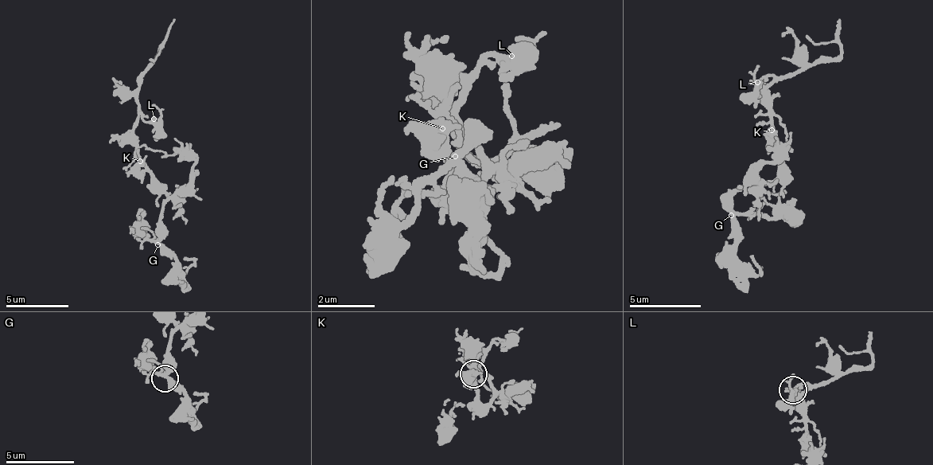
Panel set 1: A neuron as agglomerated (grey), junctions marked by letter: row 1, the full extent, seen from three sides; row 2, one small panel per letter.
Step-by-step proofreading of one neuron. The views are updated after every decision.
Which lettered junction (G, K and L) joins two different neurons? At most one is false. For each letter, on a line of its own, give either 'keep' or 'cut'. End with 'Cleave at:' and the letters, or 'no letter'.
G: keep
K: keep
L: keep
Cleave at: no letter

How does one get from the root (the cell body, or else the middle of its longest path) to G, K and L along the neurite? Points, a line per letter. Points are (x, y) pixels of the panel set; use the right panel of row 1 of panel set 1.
G: (772, 143), (780, 159), (777, 173), (761, 183), (750, 182), (733, 195), (733, 214), (731, 215)
K: (772, 143), (776, 141), (776, 134), (772, 131)
L: (772, 143), (770, 138), (767, 83), (773, 80), (768, 76), (757, 82)

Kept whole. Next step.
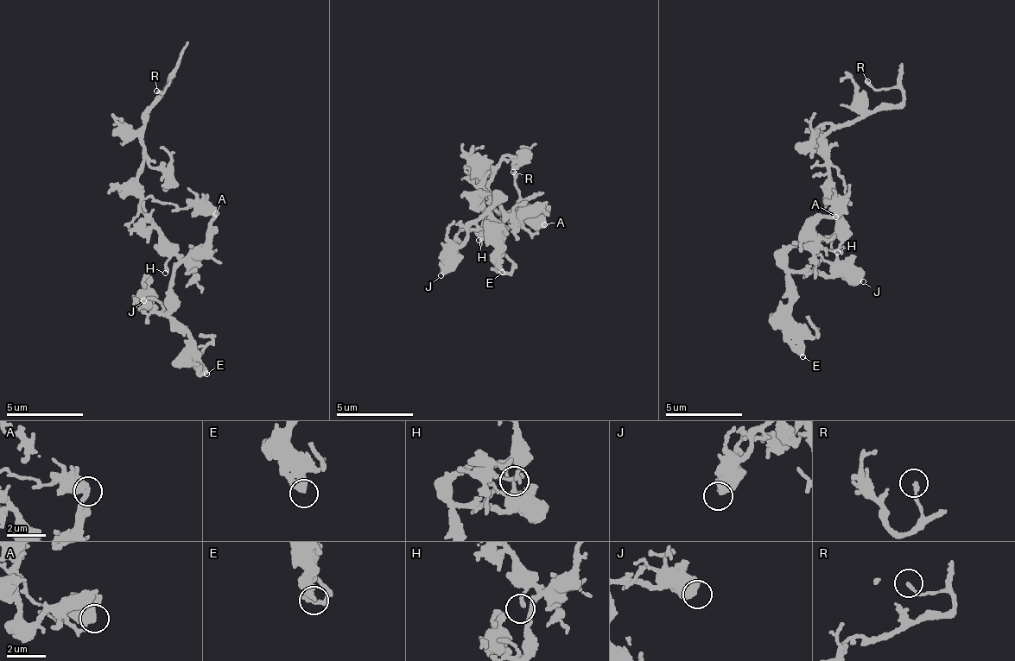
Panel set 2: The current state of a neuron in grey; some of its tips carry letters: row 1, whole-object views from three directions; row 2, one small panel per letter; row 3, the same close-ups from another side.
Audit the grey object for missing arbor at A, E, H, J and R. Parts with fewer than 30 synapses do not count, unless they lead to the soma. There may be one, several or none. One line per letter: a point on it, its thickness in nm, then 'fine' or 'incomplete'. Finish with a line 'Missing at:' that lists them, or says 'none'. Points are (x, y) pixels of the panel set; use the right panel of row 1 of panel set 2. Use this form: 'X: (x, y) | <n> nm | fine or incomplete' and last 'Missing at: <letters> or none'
A: (835, 217) | 460 nm | fine
E: (802, 356) | 360 nm | fine
H: (837, 252) | 110 nm | fine
J: (863, 281) | 650 nm | fine
R: (867, 81) | 170 nm | incomplete
Missing at: R

